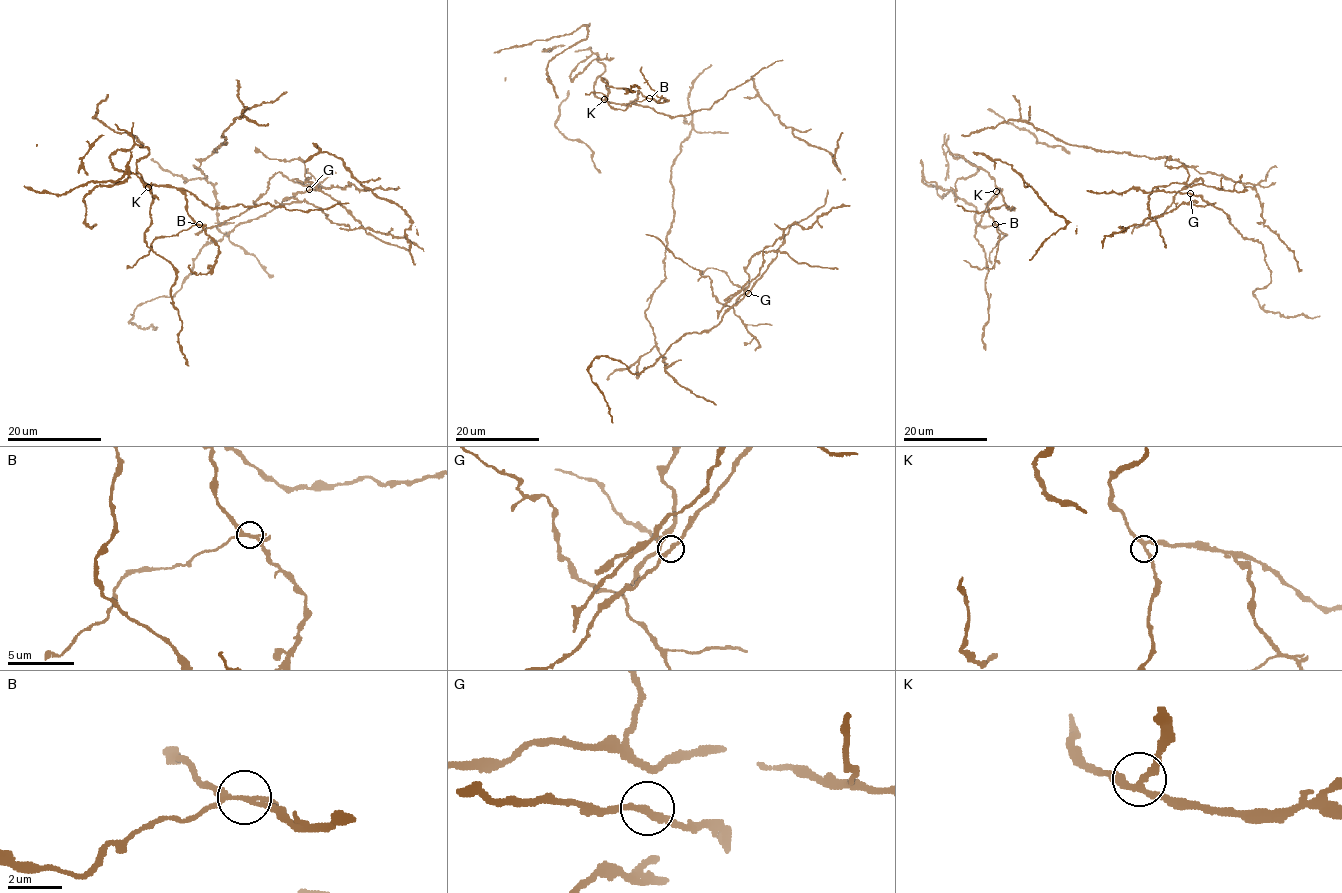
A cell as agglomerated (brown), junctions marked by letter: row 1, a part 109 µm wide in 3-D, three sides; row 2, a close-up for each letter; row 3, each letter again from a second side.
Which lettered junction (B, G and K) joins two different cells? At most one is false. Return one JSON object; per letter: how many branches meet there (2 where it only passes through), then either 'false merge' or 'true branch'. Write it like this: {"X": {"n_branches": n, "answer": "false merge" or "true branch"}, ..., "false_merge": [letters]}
{"B": {"n_branches": 3, "answer": "false merge"}, "G": {"n_branches": 3, "answer": "true branch"}, "K": {"n_branches": 3, "answer": "true branch"}, "false_merge": ["B"]}

